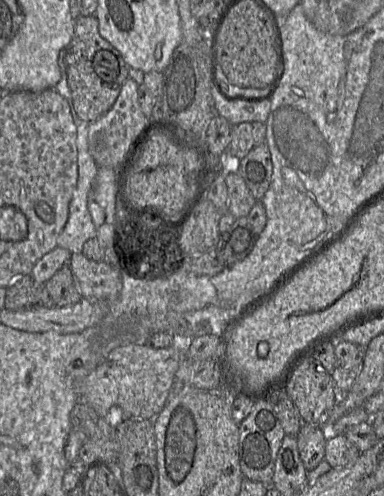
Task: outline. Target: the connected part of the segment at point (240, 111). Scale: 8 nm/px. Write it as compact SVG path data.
M212 86L212 94L217 114L225 118L232 126L243 122L265 123L270 113L270 99L252 100L245 97L226 99Z

